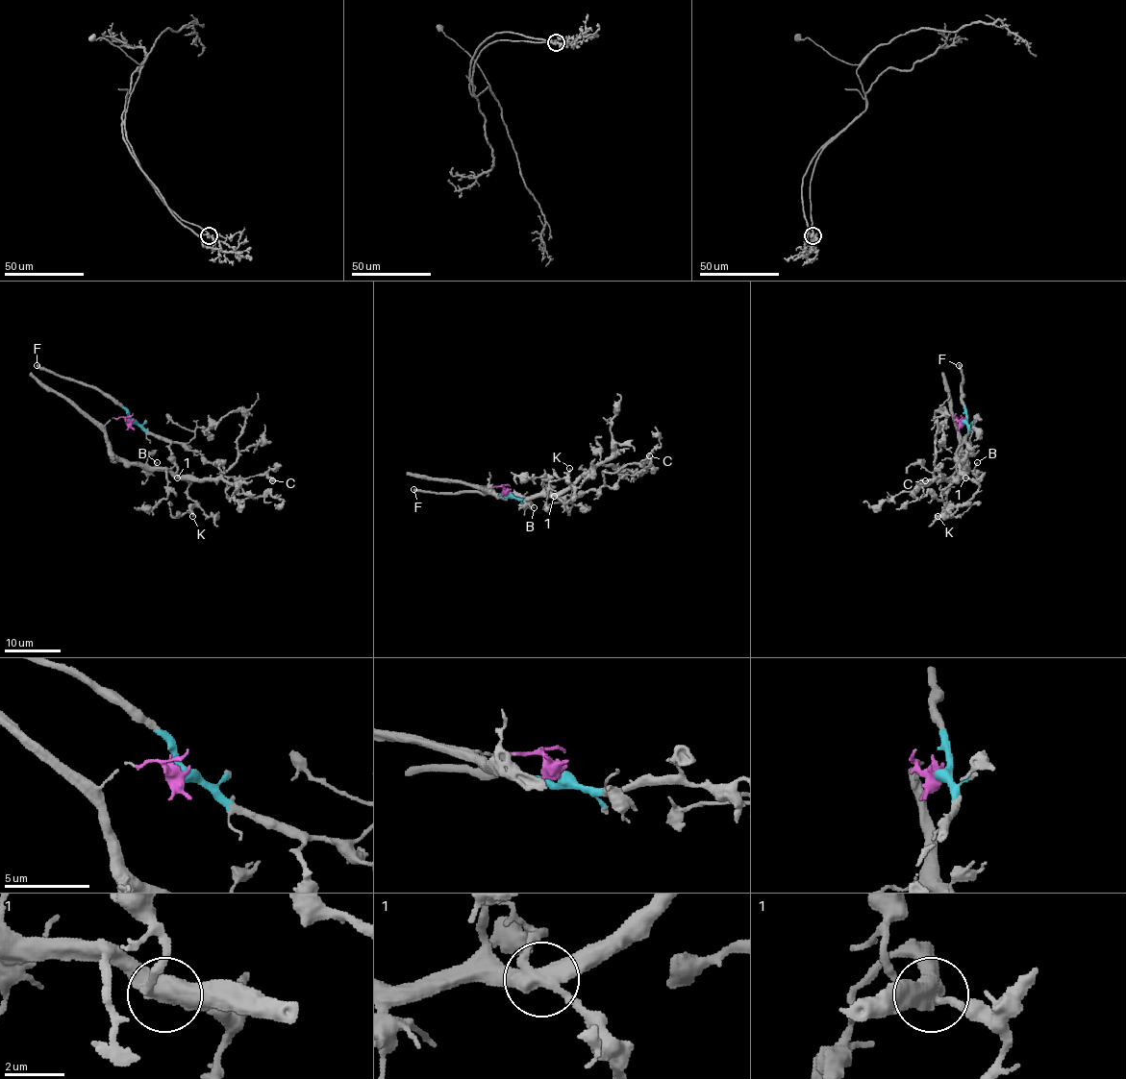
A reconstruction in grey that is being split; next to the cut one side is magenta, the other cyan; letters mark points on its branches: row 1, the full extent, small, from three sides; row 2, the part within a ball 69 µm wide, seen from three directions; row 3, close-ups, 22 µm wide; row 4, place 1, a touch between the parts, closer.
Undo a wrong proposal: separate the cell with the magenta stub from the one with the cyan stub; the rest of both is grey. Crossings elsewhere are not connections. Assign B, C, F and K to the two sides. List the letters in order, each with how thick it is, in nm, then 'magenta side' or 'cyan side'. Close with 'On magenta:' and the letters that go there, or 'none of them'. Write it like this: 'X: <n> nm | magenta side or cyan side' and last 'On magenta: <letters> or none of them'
B: 140 nm | magenta side
C: 360 nm | cyan side
F: 360 nm | cyan side
K: 190 nm | cyan side
On magenta: B

